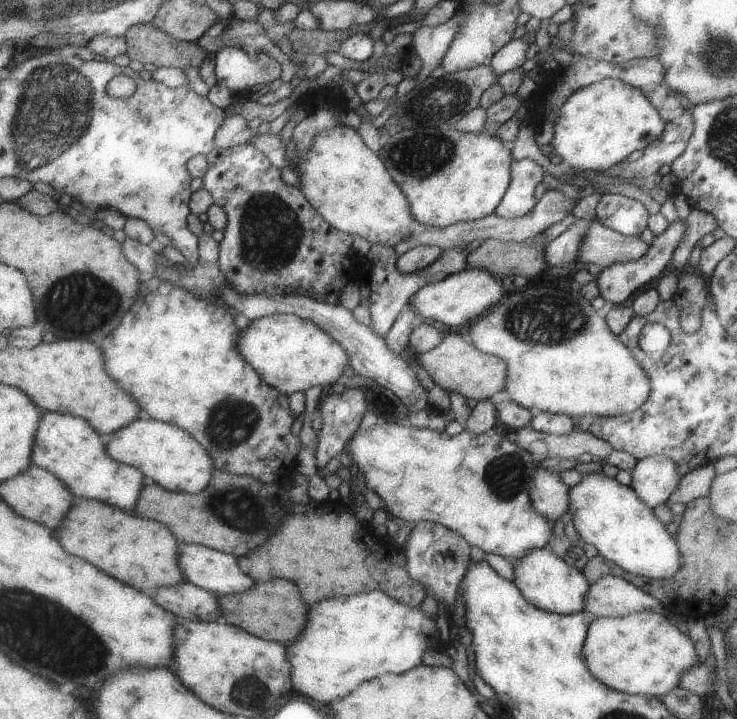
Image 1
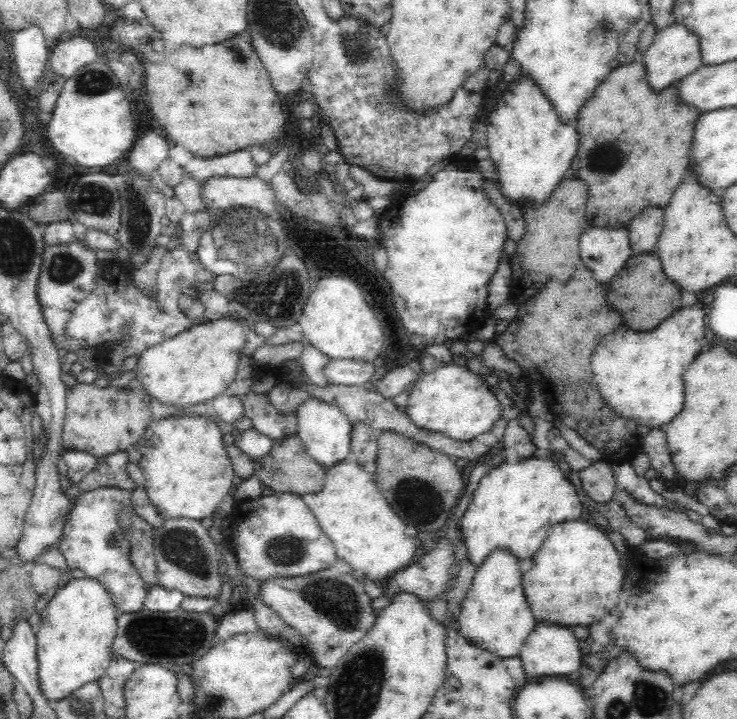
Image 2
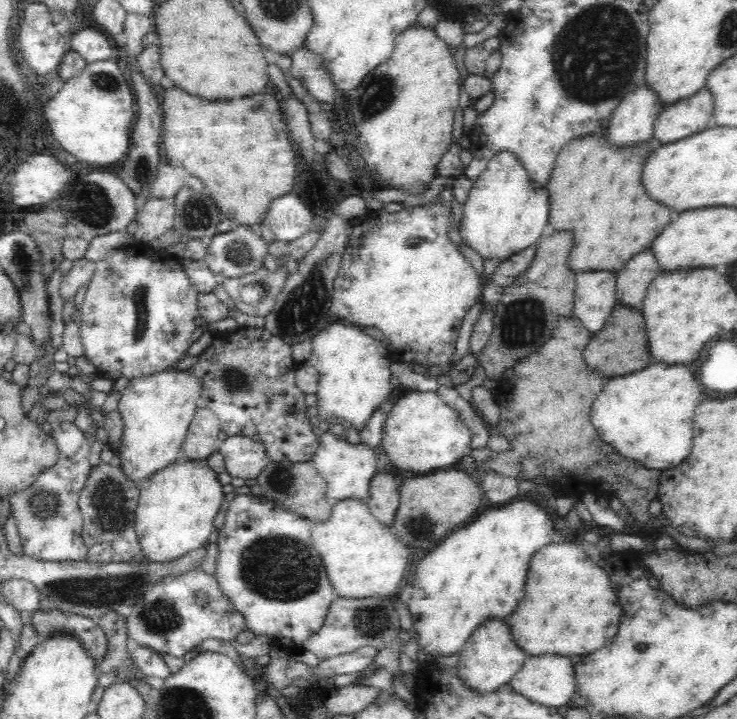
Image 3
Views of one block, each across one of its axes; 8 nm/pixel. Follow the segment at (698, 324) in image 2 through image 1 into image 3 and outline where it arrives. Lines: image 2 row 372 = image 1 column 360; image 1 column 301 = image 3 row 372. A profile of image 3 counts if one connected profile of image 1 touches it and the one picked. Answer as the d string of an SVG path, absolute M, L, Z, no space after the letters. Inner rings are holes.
M651 362L641 371L620 378L607 379L600 396L592 406L592 424L603 443L614 448L624 460L648 468L652 472L666 472L678 468L690 454L692 446L694 408L702 400L702 390L694 372L688 366L666 366L664 363Z

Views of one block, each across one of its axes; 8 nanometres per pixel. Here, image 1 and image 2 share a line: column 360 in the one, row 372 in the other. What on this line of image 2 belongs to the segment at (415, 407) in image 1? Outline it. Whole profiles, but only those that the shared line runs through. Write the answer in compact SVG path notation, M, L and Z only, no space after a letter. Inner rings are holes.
M330 359L328 364L322 368L322 374L329 384L362 387L366 382L374 379L374 369L372 362Z

